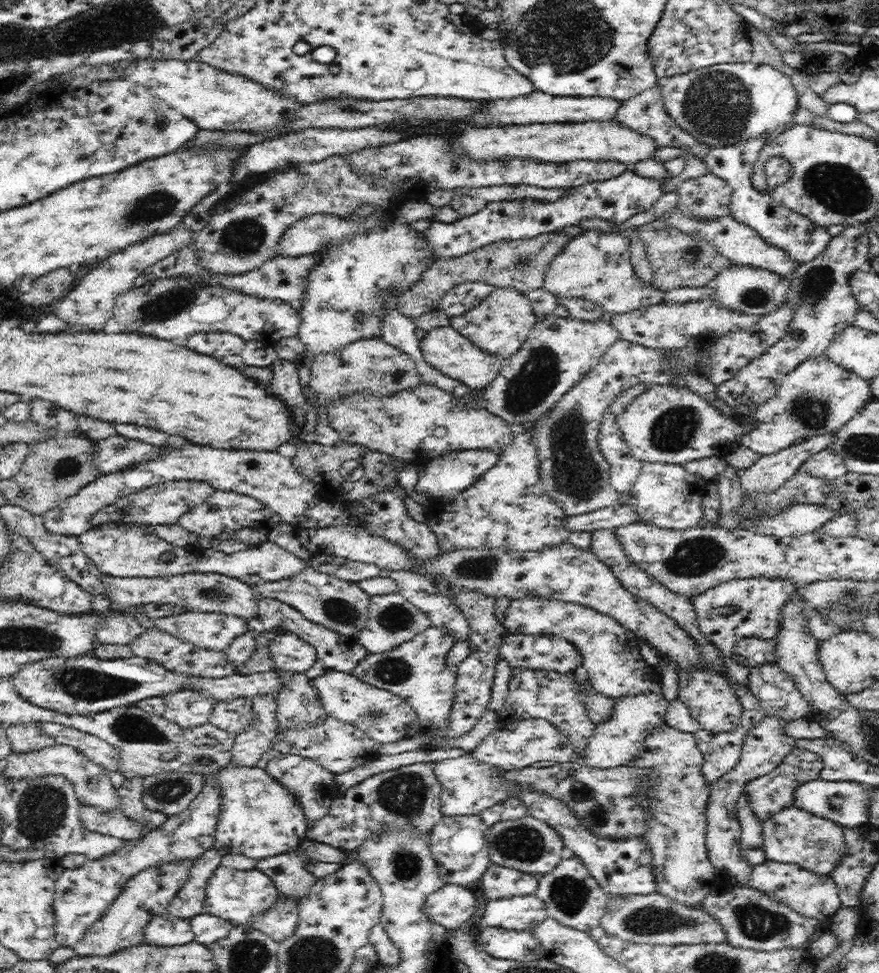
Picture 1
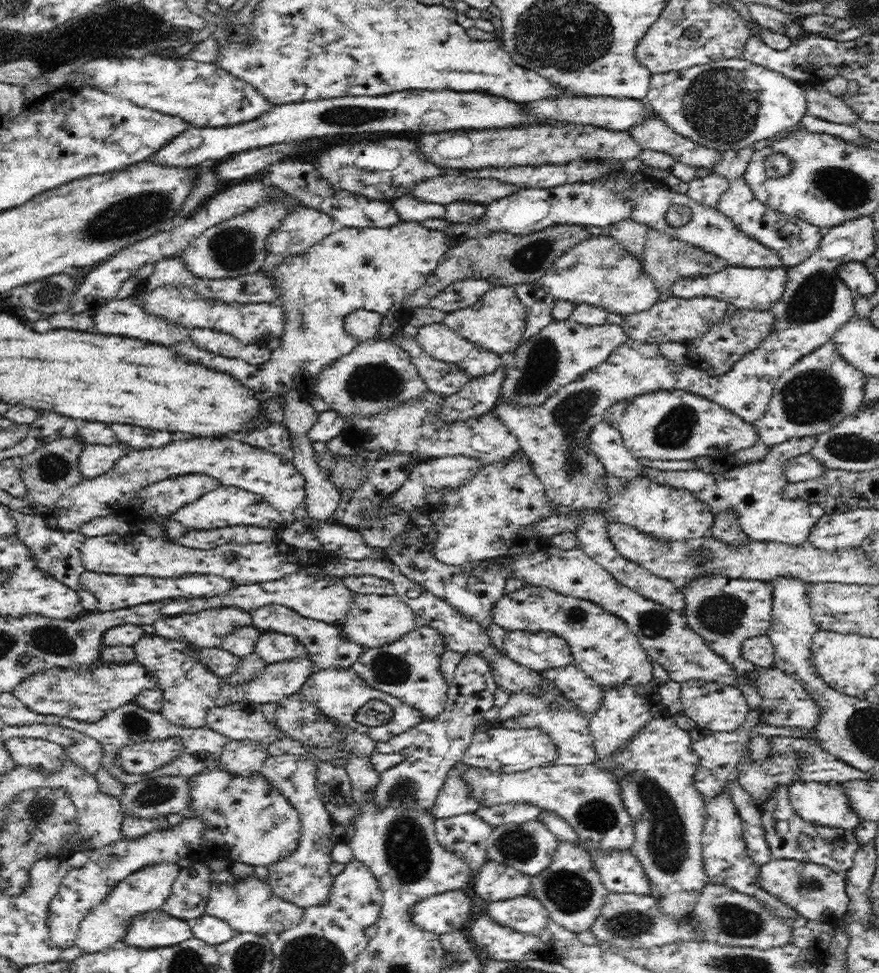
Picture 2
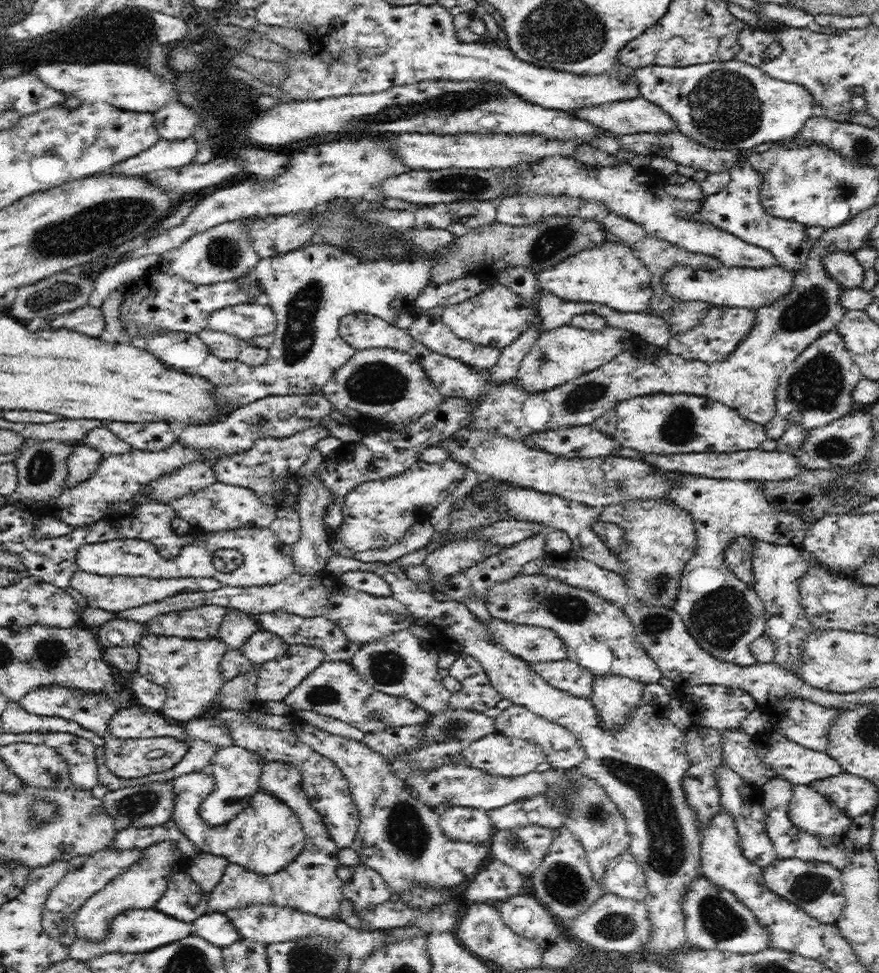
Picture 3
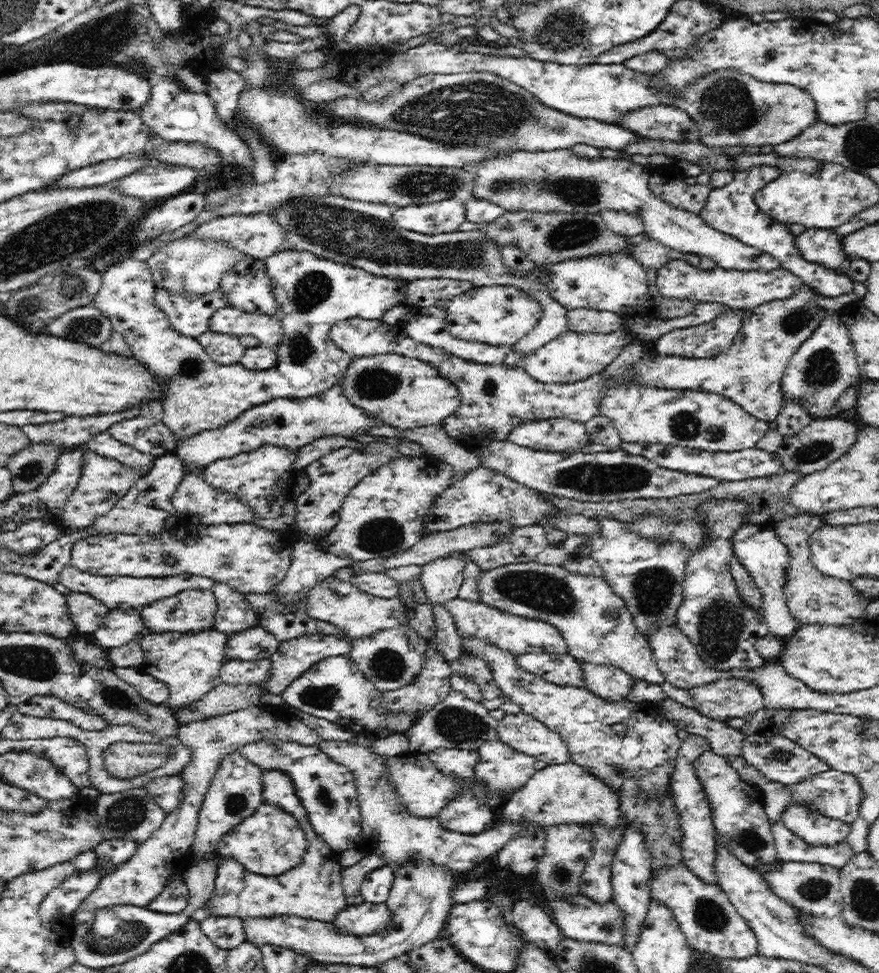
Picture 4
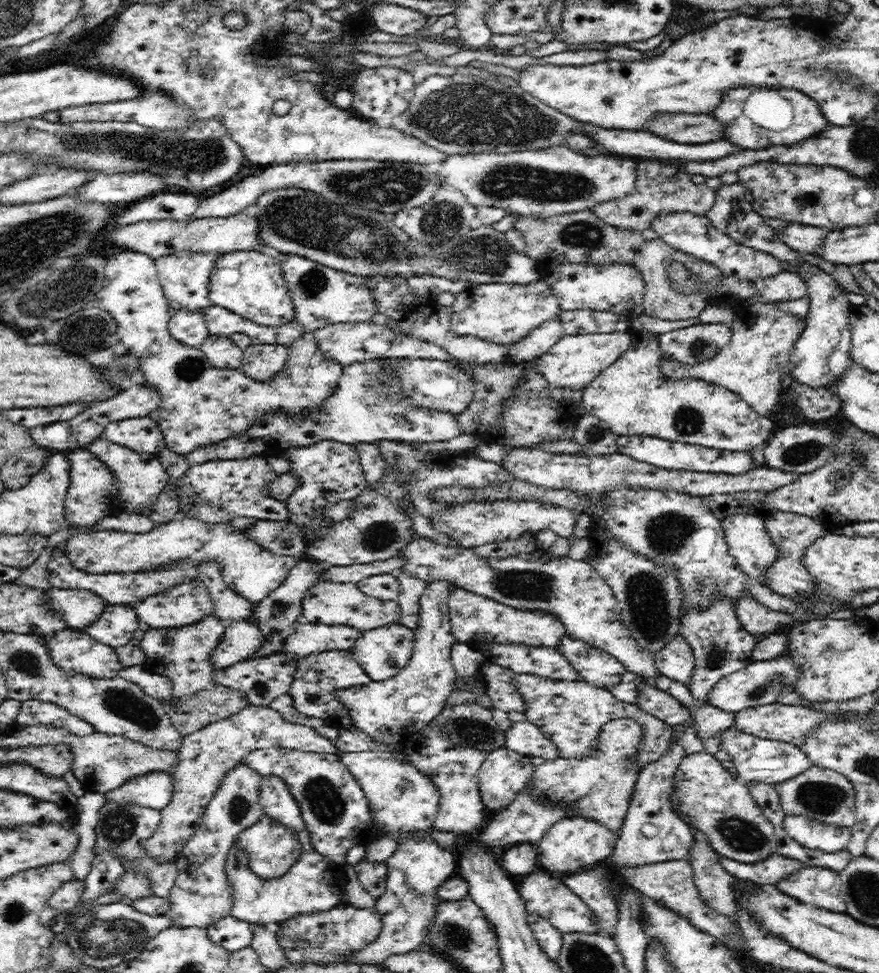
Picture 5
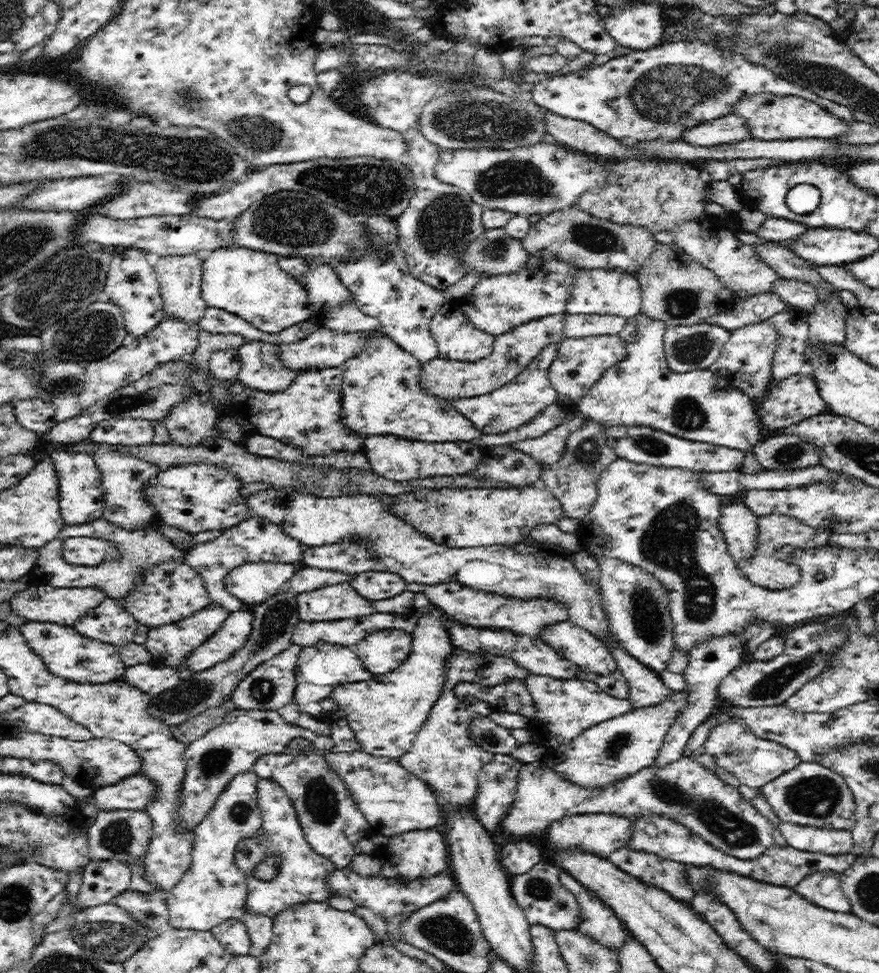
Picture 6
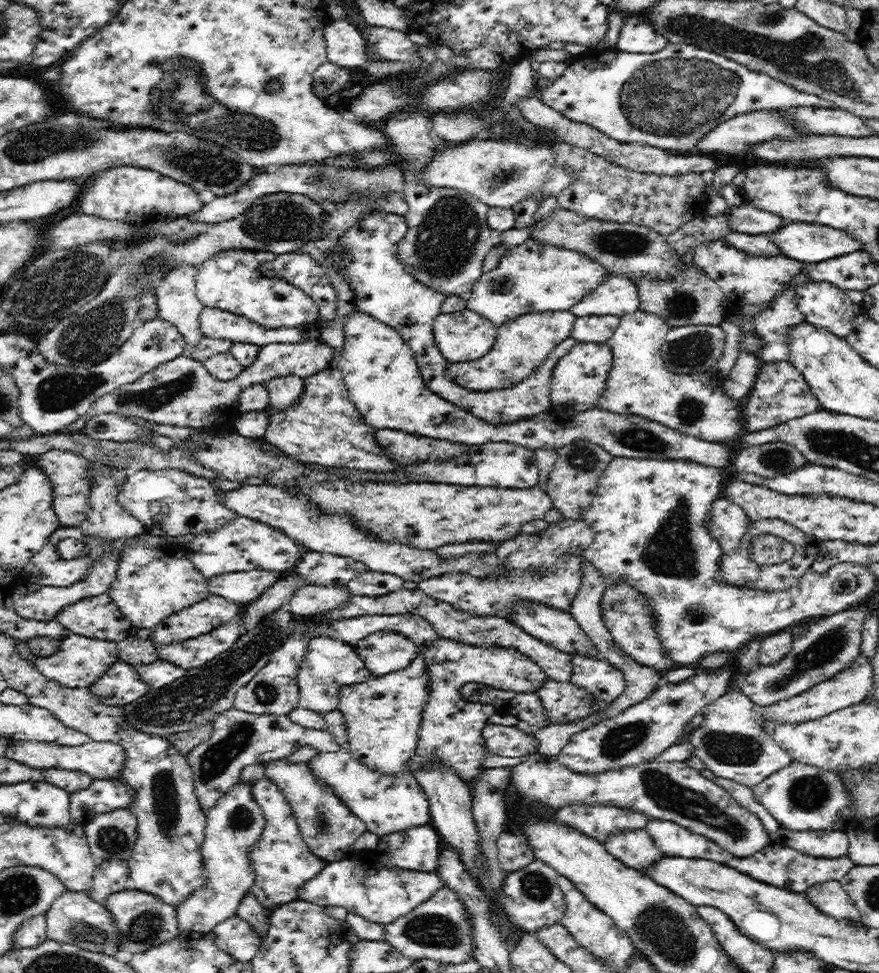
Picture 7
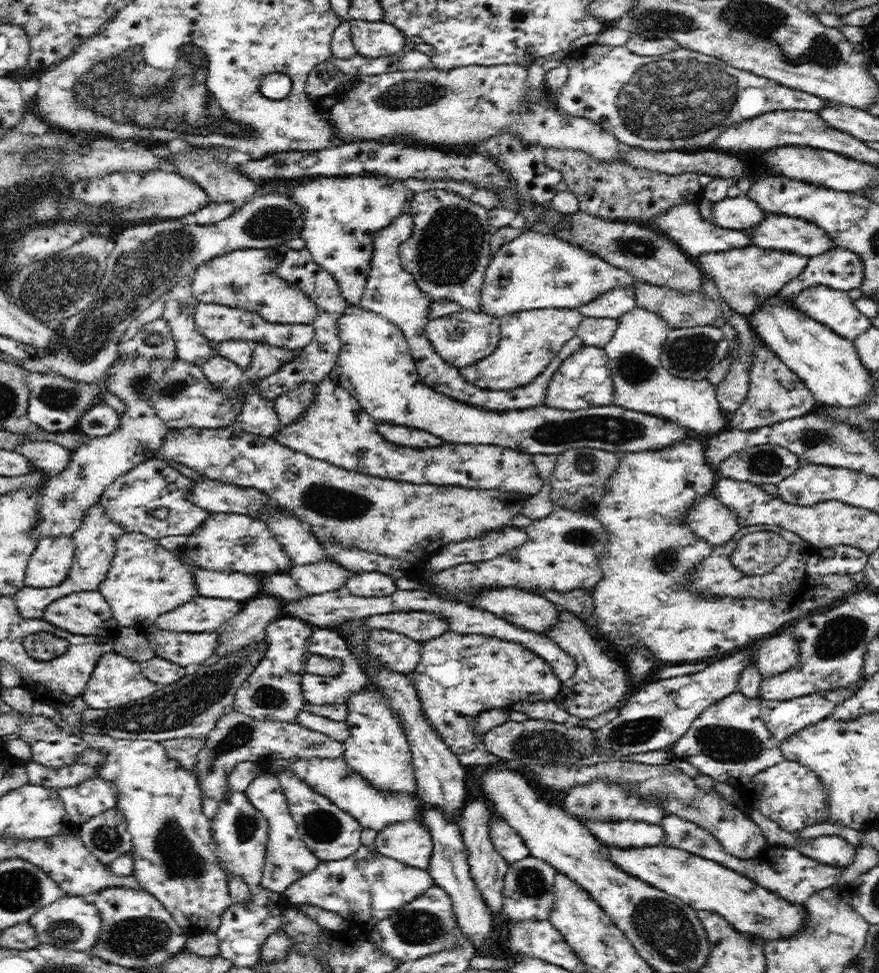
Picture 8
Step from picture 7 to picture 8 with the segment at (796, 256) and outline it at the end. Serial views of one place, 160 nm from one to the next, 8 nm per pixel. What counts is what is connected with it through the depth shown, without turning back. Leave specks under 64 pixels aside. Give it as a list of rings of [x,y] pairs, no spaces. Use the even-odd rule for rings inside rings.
[[[768,214],[760,226],[752,232],[758,248],[781,250],[812,258],[840,246],[825,228],[805,221],[803,218],[788,218]]]

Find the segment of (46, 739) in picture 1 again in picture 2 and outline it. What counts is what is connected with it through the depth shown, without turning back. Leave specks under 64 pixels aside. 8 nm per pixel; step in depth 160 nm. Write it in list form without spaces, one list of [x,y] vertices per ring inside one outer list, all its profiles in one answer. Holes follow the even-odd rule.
[[[8,736],[5,740],[8,752],[18,764],[41,768],[54,768],[63,747],[45,738],[32,736]]]

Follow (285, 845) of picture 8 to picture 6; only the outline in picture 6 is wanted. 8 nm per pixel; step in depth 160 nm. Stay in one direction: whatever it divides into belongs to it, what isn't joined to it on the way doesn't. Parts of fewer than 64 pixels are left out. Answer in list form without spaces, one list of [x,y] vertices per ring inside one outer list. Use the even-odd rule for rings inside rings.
[[[260,779],[257,784],[257,803],[262,812],[263,829],[265,837],[260,841],[256,837],[250,840],[242,840],[235,846],[234,864],[242,871],[246,883],[246,896],[244,896],[244,908],[242,916],[264,915],[275,919],[283,910],[291,909],[296,905],[309,902],[328,903],[328,899],[334,894],[331,889],[331,878],[337,871],[337,866],[325,856],[312,850],[310,843],[305,839],[305,834],[299,819],[297,818],[294,801],[279,782],[272,779]],[[268,848],[273,848],[281,858],[280,874],[268,882],[260,880],[253,875],[253,868],[258,864],[260,858],[266,854]]]

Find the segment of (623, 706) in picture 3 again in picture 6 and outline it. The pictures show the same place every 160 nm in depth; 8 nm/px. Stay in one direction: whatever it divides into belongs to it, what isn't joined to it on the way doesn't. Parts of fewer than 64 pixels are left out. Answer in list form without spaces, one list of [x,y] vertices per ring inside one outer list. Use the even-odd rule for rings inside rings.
[[[567,620],[546,629],[542,639],[573,662],[580,674],[596,674],[604,678],[618,670],[613,651],[604,641]]]

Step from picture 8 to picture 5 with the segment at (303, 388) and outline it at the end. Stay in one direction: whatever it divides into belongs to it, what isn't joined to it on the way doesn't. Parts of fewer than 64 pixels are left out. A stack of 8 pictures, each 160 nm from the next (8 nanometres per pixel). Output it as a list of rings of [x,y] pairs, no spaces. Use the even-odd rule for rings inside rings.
[[[254,343],[243,351],[240,368],[250,378],[264,380],[278,374],[284,368],[287,356],[287,345],[261,345]]]

